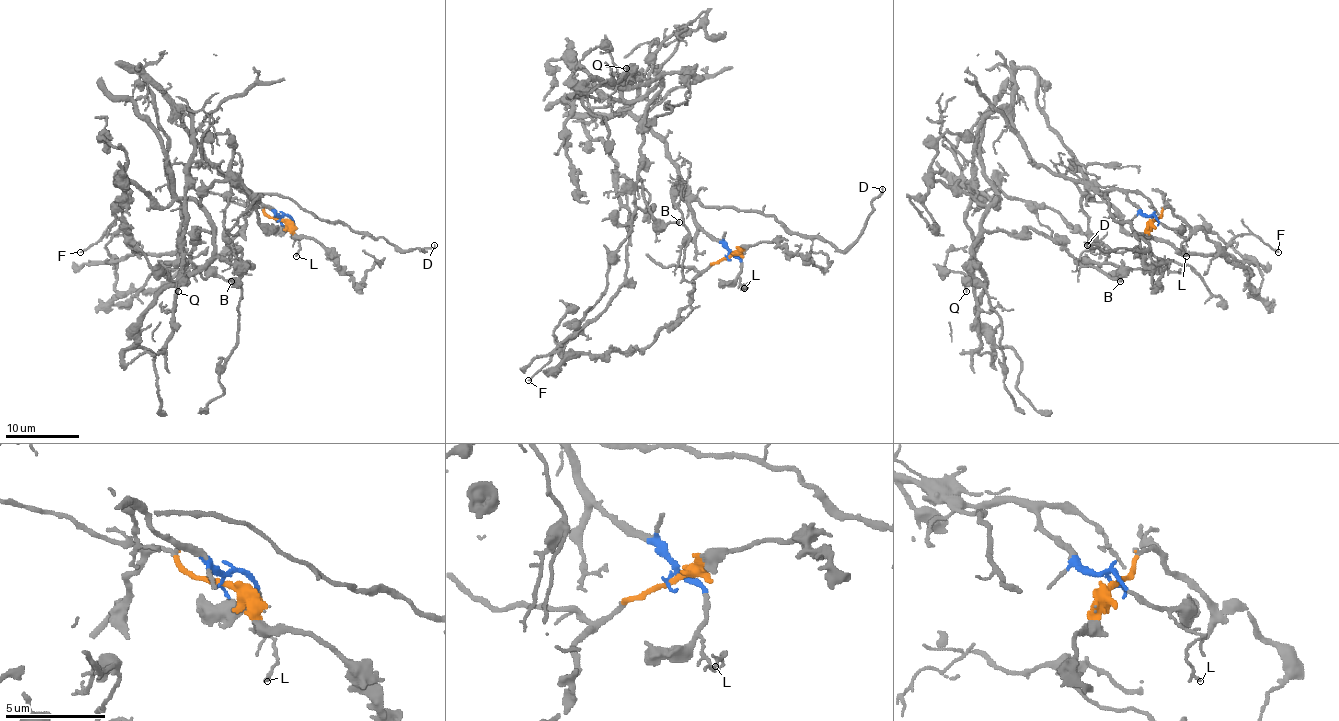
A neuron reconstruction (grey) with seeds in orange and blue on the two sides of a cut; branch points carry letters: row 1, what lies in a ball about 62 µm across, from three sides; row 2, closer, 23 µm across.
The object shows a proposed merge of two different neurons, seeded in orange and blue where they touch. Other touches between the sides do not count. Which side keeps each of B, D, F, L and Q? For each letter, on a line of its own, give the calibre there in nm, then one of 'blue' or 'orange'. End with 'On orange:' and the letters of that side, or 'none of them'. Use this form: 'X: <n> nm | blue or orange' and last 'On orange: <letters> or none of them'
B: 260 nm | blue
D: 160 nm | blue
F: 90 nm | blue
L: 160 nm | blue
Q: 120 nm | blue
On orange: none of them

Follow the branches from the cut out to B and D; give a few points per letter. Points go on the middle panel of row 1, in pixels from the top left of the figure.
B: (727, 258), (630, 111), (635, 76), (661, 91), (643, 199), (679, 221)
D: (727, 258), (727, 249), (698, 227), (692, 201), (760, 210), (790, 230), (845, 251), (882, 188)

